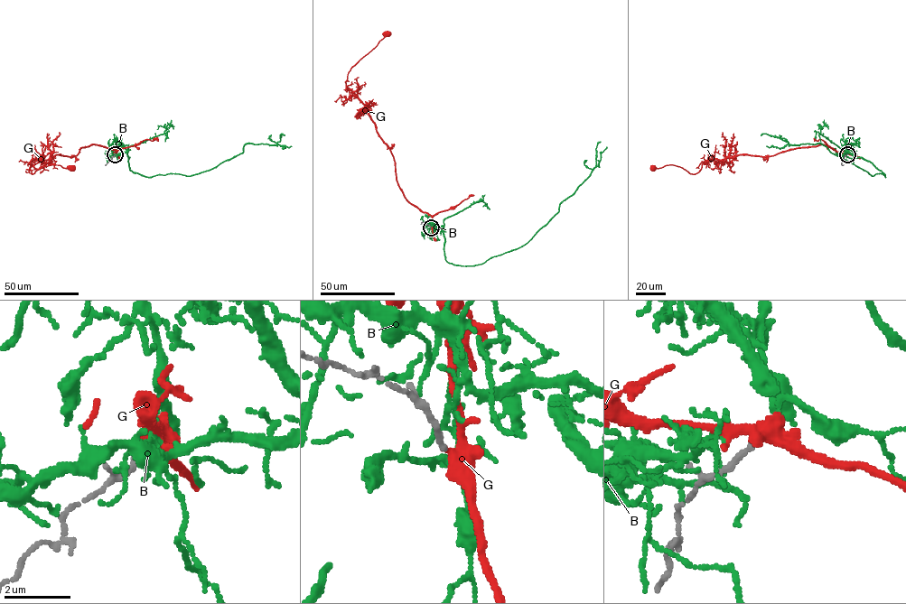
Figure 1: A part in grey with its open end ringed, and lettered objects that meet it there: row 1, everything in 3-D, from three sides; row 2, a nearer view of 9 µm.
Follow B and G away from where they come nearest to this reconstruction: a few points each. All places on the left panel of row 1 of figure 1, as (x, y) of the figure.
B: (114, 155), (127, 152), (129, 169), (144, 176), (190, 176), (239, 154), (247, 144), (275, 144), (284, 135)
G: (115, 153), (111, 148), (91, 144), (73, 157), (56, 154), (30, 164), (32, 174), (52, 164), (71, 168)

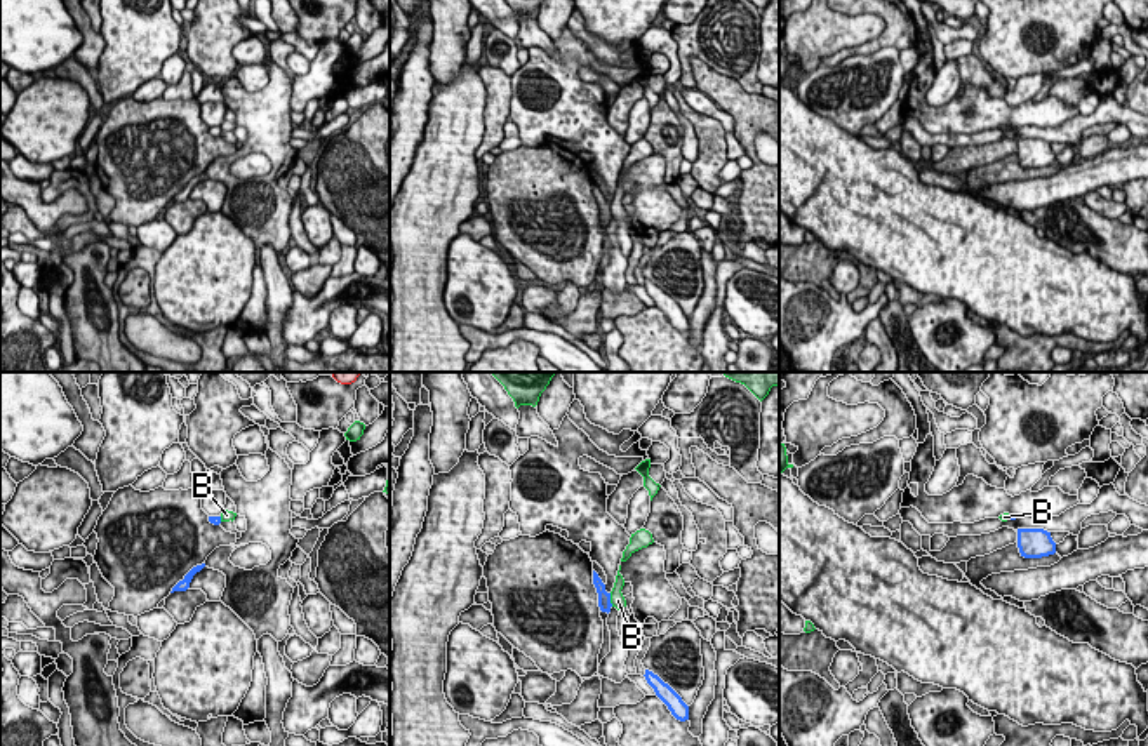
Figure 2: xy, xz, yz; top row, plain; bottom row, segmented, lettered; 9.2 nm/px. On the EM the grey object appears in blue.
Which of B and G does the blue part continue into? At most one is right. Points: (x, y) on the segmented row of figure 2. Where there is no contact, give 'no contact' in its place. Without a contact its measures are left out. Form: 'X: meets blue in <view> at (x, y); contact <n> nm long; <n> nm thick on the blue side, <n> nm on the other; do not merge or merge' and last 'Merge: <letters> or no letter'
B: meets blue in xz at (609, 600); contact 130 nm long; 130 nm thick on the blue side, 130 nm on the other; do not merge
G: no contact; do not merge
Merge: no letter

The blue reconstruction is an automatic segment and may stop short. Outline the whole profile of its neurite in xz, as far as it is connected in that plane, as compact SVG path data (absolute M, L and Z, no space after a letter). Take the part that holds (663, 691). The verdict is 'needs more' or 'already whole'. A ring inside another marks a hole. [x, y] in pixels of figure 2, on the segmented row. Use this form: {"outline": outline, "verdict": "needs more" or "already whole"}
{"outline": "M645 669L644 676L647 683L654 689L656 696L668 706L677 720L689 720L689 706L668 683L664 683L657 675L649 669Z", "verdict": "already whole"}

